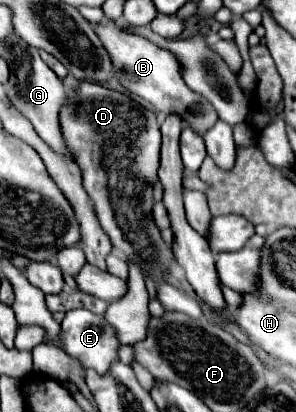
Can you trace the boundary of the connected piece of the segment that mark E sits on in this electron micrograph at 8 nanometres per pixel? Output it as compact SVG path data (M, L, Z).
M72 309L62 321L62 347L70 357L74 355L74 359L78 359L84 369L94 369L96 373L106 375L108 367L112 367L112 363L118 359L120 341L114 333L114 327L108 325L104 317L92 315L92 311Z

